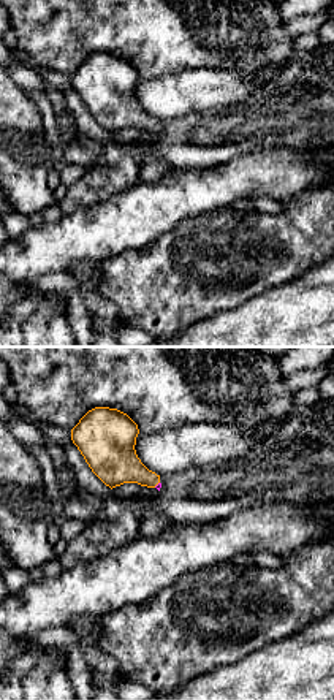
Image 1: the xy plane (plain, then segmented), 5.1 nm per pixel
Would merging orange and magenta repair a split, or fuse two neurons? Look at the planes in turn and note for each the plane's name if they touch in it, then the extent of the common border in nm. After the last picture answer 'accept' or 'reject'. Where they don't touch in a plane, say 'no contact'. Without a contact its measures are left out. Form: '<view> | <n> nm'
xy | 40 nm

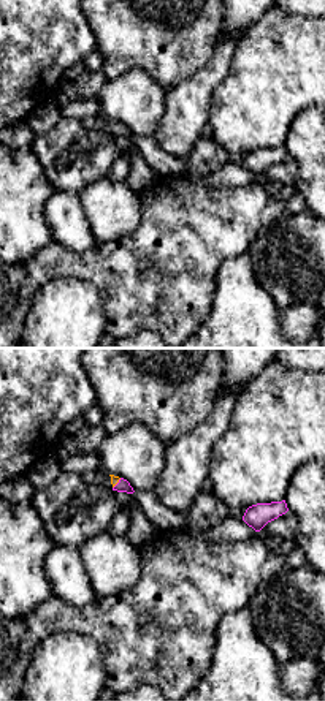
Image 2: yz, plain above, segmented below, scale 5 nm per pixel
yz | 70 nm

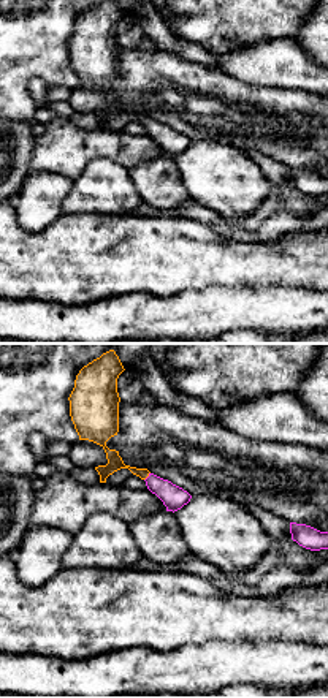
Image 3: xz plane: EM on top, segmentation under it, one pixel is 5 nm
xz | 50 nm

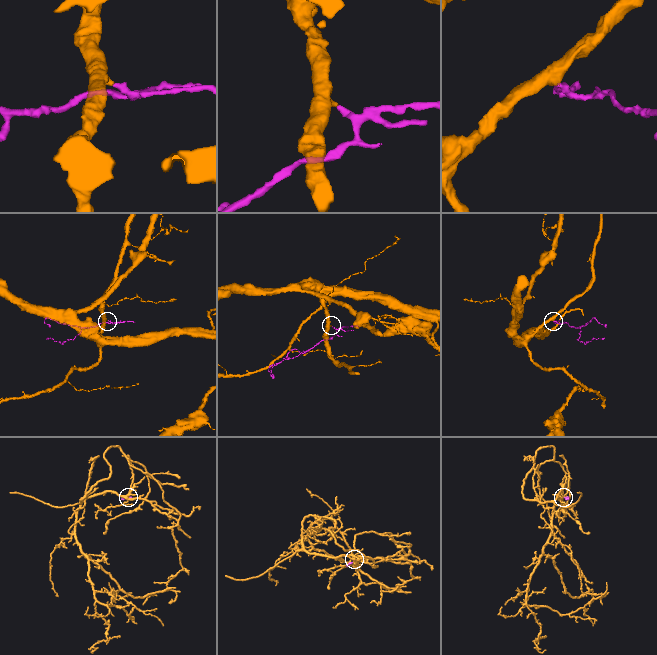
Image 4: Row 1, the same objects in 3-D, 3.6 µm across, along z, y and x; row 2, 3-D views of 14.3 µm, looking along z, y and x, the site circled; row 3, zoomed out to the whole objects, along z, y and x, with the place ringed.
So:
accept

